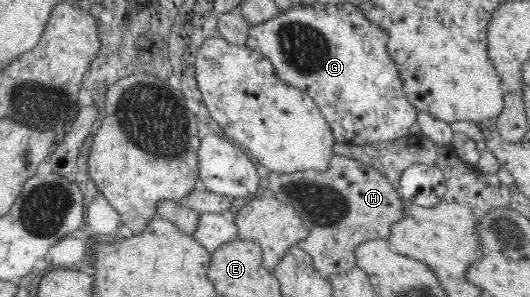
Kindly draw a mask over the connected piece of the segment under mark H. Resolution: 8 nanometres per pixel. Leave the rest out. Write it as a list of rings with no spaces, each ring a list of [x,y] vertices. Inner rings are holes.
[[[334,154],[330,159],[330,167],[326,171],[302,170],[280,175],[270,173],[270,189],[282,203],[291,205],[302,222],[309,230],[306,239],[297,245],[309,253],[314,261],[313,267],[326,279],[332,274],[343,275],[355,262],[354,249],[364,241],[374,239],[386,240],[390,235],[390,227],[396,221],[402,220],[406,215],[402,195],[394,188],[384,174],[378,173],[374,166],[355,159],[349,155]]]

